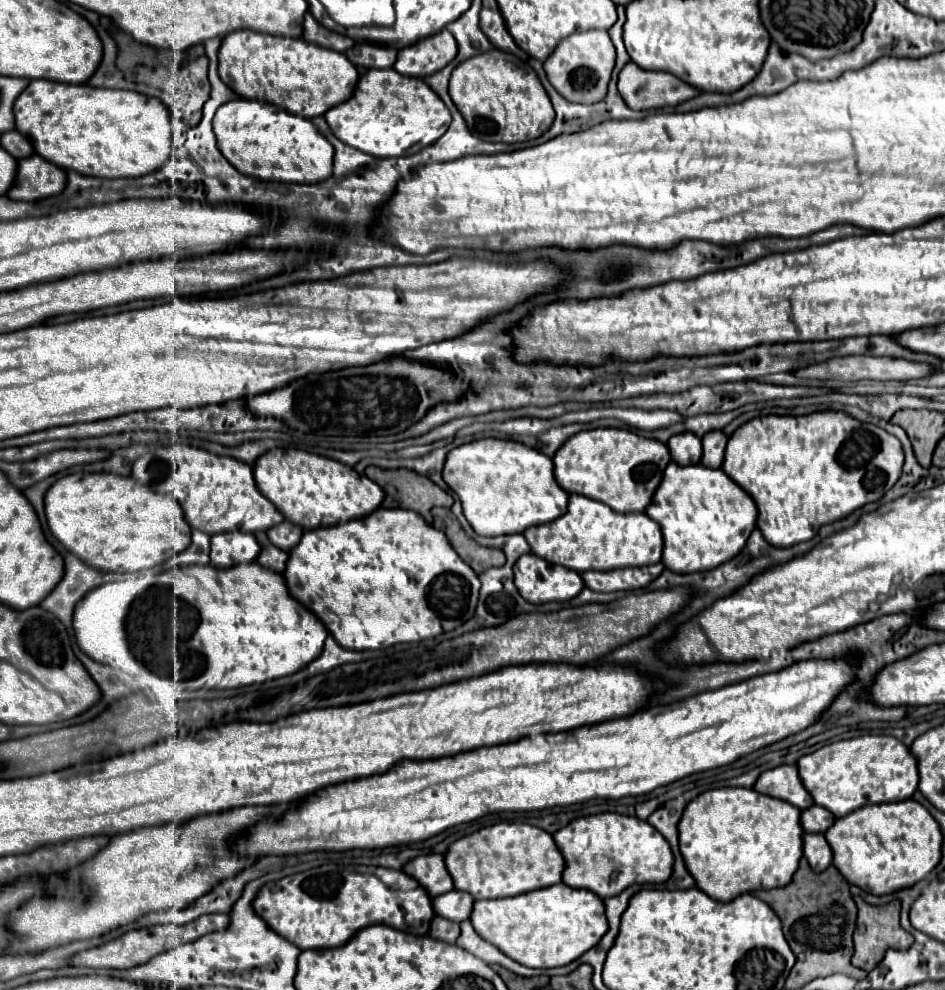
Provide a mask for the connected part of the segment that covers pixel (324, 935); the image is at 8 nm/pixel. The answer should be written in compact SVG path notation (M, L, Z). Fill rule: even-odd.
M324 865L304 873L296 873L292 877L284 877L280 881L266 883L254 901L256 913L282 937L296 943L300 949L328 949L340 947L356 935L356 931L376 925L388 923L400 931L408 931L412 935L428 935L430 919L434 919L434 907L420 883L404 871L386 869L386 867L358 867L358 865Z

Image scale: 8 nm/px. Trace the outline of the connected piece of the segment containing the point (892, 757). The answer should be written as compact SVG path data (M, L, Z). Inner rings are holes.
M864 735L826 745L800 757L798 771L814 803L844 817L870 803L904 801L918 789L918 763L910 749L888 735Z

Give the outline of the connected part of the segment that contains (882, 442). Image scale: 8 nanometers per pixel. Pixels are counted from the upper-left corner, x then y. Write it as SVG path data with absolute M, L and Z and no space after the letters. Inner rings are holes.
M822 411L804 417L766 415L738 427L726 445L722 471L738 483L756 503L756 525L774 547L792 547L810 541L822 525L848 517L882 495L898 481L904 463L900 441L874 423L862 423L842 411Z

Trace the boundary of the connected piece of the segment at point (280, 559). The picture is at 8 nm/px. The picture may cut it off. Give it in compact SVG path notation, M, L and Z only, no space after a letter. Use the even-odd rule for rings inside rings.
M270 545L270 547L262 549L262 553L258 555L256 561L258 561L262 567L268 567L270 571L282 573L284 567L286 567L286 559L288 559L288 553L286 553L286 551L282 551L282 549Z

